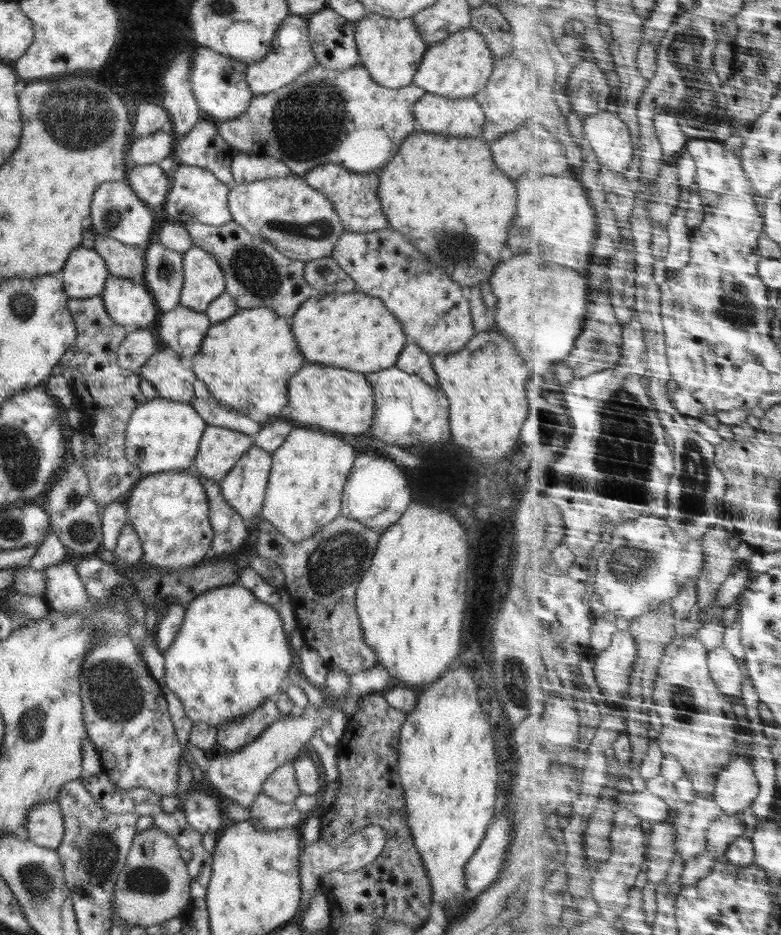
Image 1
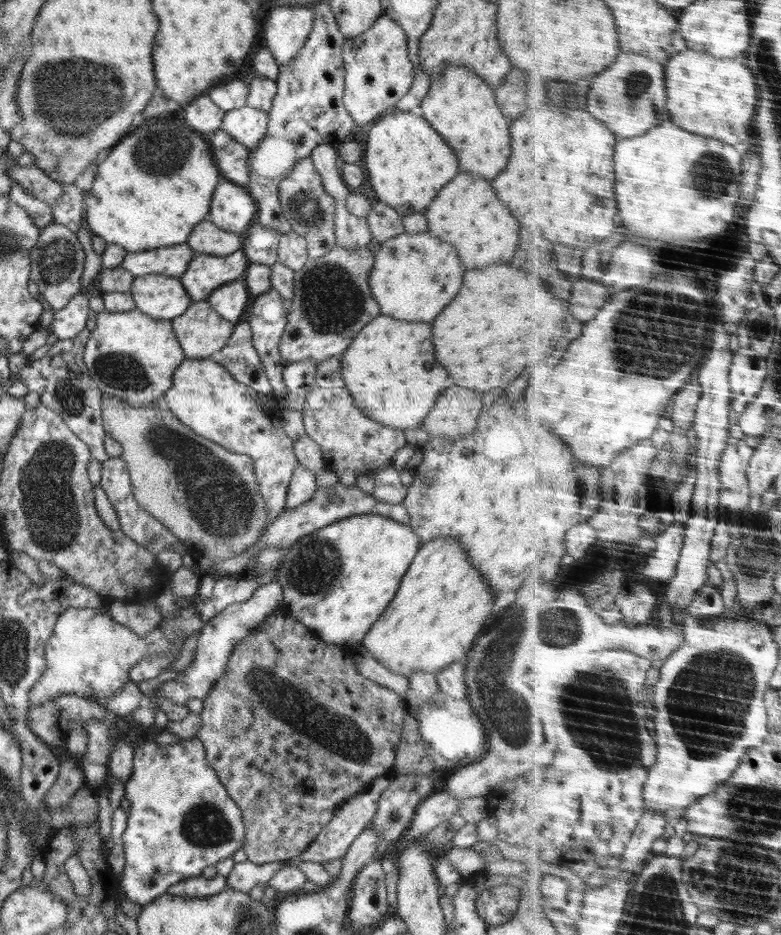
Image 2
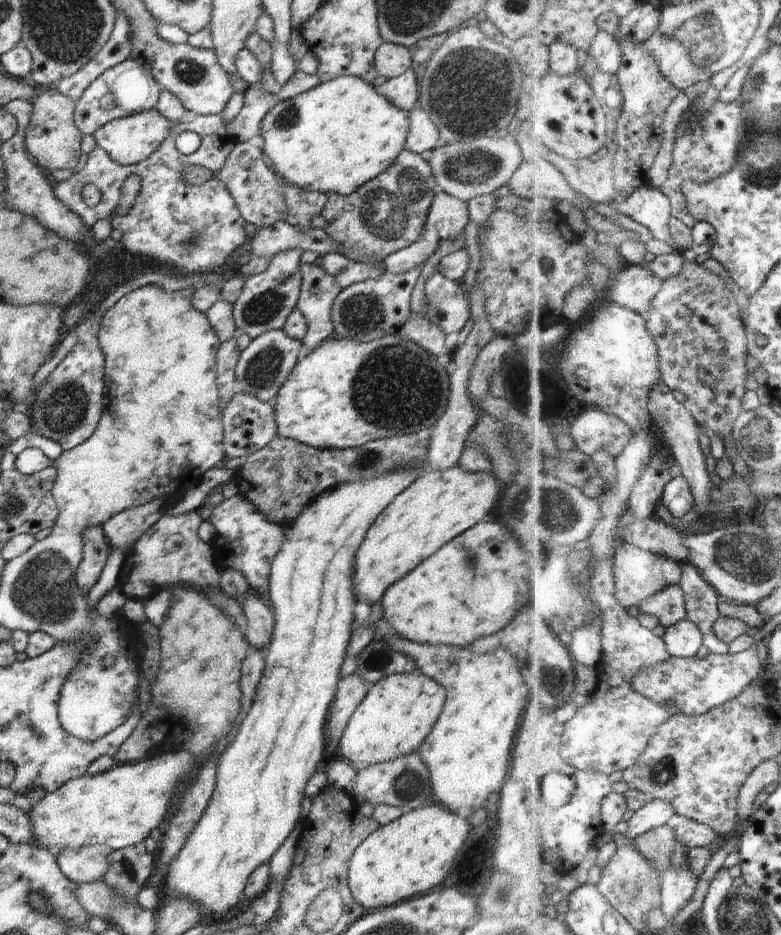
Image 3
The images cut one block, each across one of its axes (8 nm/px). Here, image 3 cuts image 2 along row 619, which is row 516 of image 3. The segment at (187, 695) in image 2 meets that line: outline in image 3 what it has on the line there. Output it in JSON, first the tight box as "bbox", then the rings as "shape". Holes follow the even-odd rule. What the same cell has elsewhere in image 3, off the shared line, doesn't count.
{"bbox":[207,494,284,594],"shape":[[[240,494],[222,500],[211,509],[212,513],[207,521],[214,526],[215,537],[209,543],[219,568],[222,571],[232,568],[246,578],[248,588],[260,594],[268,592],[271,562],[284,542],[283,526],[268,520],[262,512],[256,510],[254,504]]]}

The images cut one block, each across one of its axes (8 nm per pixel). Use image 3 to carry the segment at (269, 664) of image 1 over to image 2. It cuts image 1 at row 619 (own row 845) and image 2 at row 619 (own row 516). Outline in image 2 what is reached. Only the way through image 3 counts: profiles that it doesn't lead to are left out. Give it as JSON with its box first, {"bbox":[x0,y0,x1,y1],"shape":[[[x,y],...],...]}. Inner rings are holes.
{"bbox":[276,513,421,646],"shape":[[[368,513],[336,521],[299,538],[287,549],[277,567],[276,581],[283,592],[283,606],[320,640],[350,646],[361,642],[373,622],[392,602],[400,581],[421,547],[420,539],[408,524]]]}

